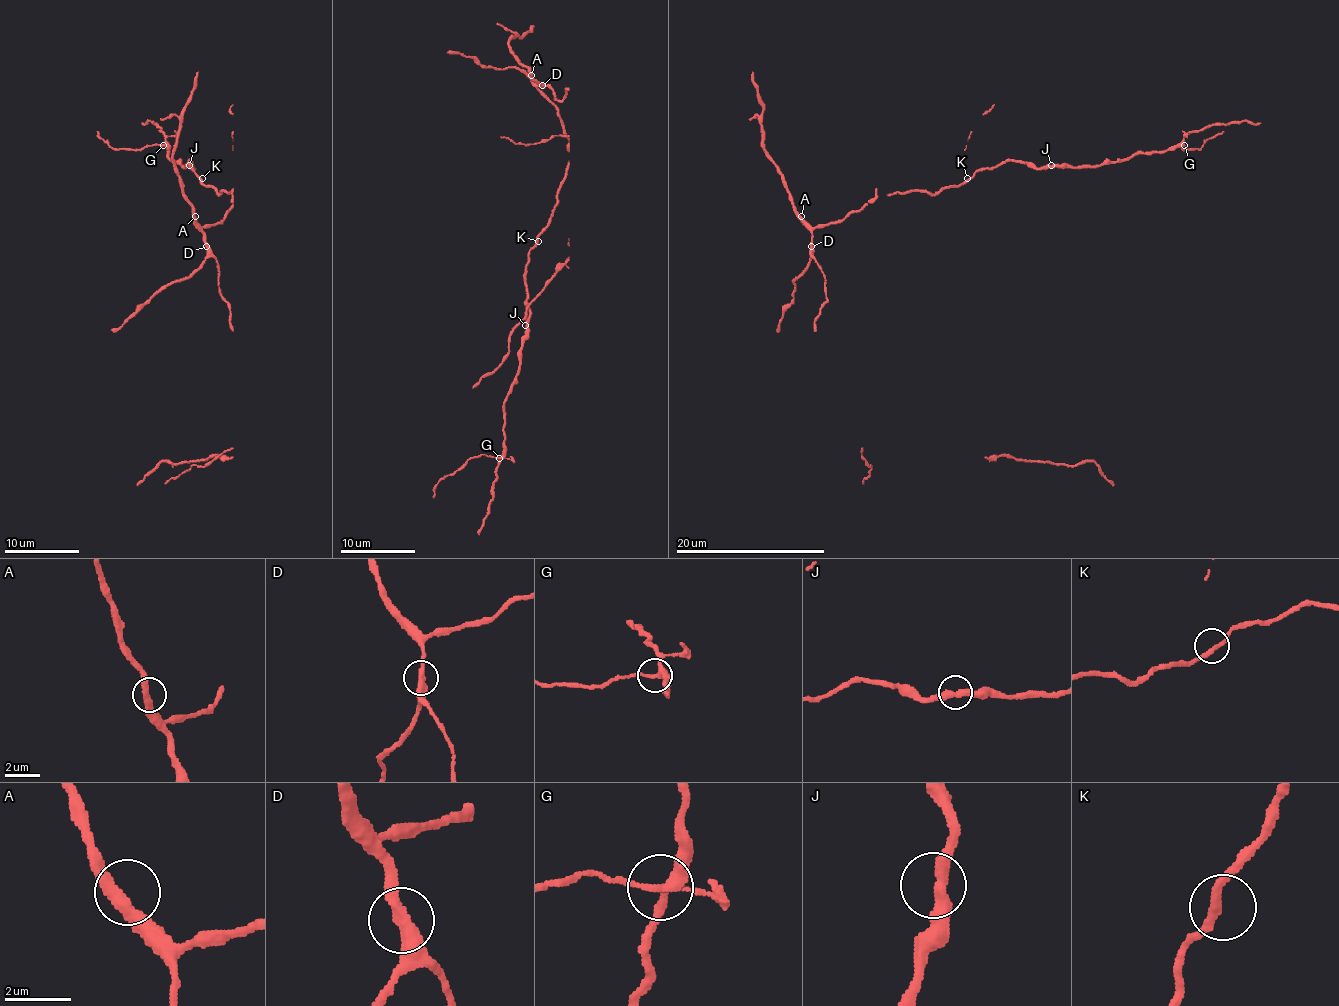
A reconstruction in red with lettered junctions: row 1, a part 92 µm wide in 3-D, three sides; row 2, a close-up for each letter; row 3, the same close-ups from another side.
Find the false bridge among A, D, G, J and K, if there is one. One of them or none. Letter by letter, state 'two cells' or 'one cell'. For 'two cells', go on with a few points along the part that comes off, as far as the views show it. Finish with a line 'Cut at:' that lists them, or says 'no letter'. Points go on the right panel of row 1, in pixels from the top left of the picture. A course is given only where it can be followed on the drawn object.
A: one cell
D: one cell
G: one cell
J: one cell
K: one cell
Cut at: no letter

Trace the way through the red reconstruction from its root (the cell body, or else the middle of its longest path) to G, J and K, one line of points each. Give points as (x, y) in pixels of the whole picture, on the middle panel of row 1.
G: (540, 86), (568, 139), (568, 167), (549, 224), (527, 258), (527, 338), (505, 402), (499, 458)
J: (540, 86), (568, 139), (568, 167), (549, 224), (529, 251), (525, 325)
K: (540, 86), (538, 90), (555, 107), (563, 124), (563, 133), (568, 139), (568, 167), (549, 224), (538, 241)

